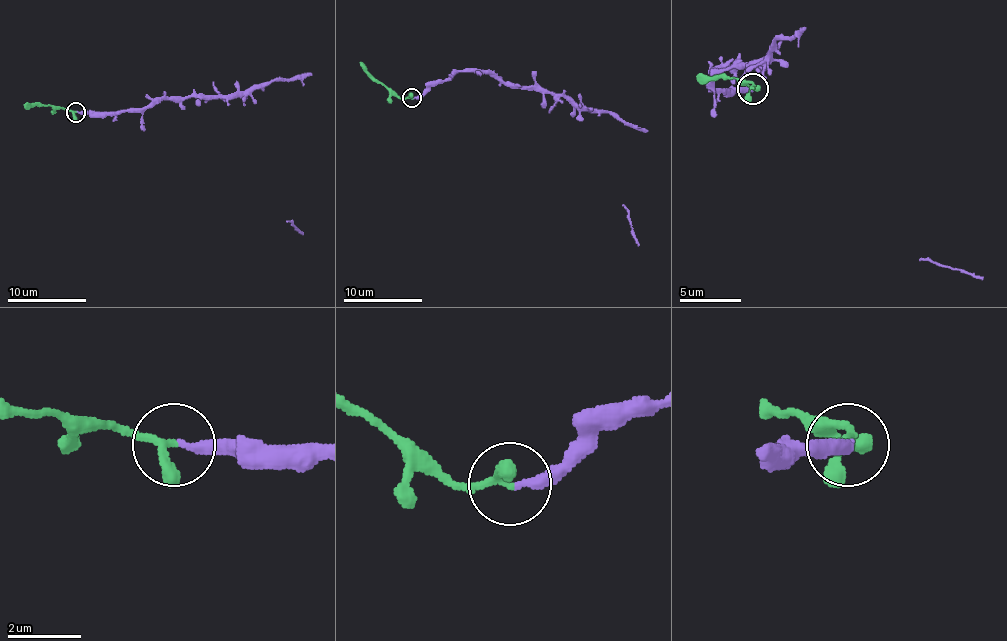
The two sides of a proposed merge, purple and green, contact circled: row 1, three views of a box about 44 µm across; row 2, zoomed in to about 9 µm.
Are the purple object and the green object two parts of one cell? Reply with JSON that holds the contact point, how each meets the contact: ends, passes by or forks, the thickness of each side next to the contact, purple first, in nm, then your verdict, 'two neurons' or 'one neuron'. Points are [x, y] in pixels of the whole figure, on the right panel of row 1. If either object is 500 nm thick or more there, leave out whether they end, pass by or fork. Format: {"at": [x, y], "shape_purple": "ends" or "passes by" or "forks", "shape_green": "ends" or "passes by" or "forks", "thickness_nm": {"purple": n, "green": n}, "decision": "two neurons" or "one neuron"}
{"at": [752, 88], "shape_purple": "ends", "shape_green": "passes by", "thickness_nm": {"purple": 280, "green": 180}, "decision": "one neuron"}

